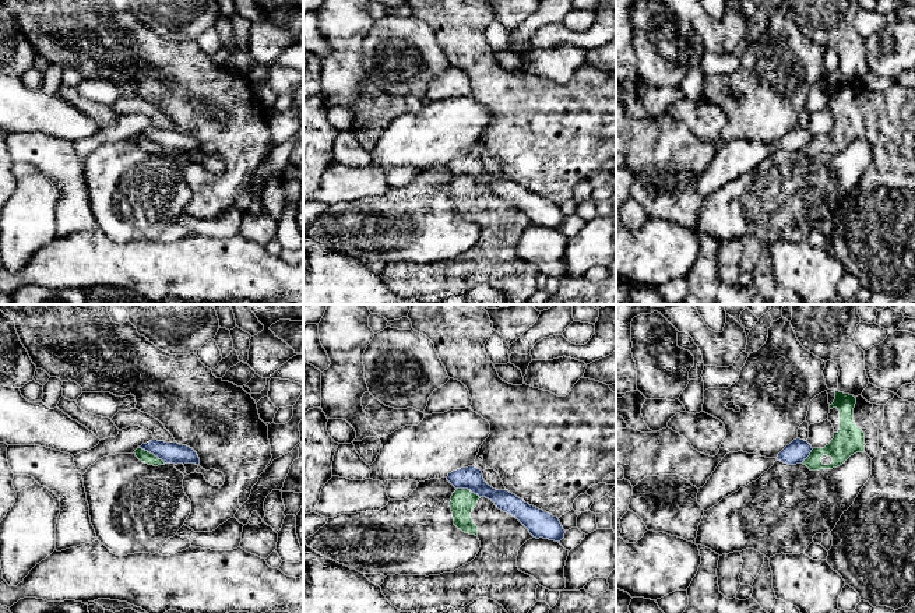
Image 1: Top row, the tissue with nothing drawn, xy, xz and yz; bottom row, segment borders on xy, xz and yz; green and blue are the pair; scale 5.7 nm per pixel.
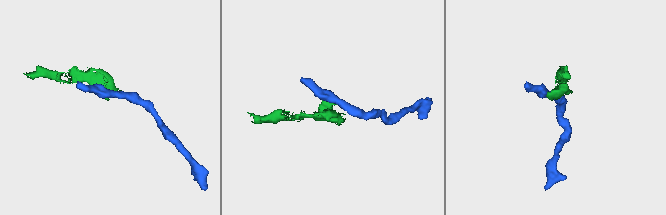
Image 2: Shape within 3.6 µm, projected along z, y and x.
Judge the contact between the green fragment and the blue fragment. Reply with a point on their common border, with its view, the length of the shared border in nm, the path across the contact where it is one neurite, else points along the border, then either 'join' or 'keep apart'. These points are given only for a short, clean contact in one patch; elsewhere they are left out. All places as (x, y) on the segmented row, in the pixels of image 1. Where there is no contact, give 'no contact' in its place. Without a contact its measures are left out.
contact xy (152, 454); length 180 nm; border xy (138, 447), (152, 453), (165, 462); keep apart

